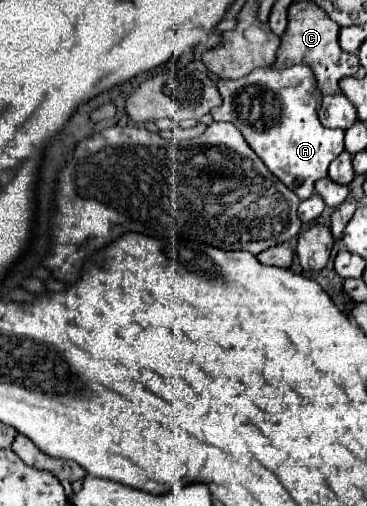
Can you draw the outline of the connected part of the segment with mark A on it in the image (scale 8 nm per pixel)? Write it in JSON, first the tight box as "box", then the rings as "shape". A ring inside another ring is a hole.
{"box":[212,65,344,199],"shape":[[[304,65],[288,69],[254,69],[242,79],[220,79],[218,91],[224,103],[212,109],[214,121],[230,121],[244,135],[264,165],[300,199],[308,199],[314,183],[328,177],[328,165],[344,151],[344,131],[326,129],[318,119],[322,93]]]}

